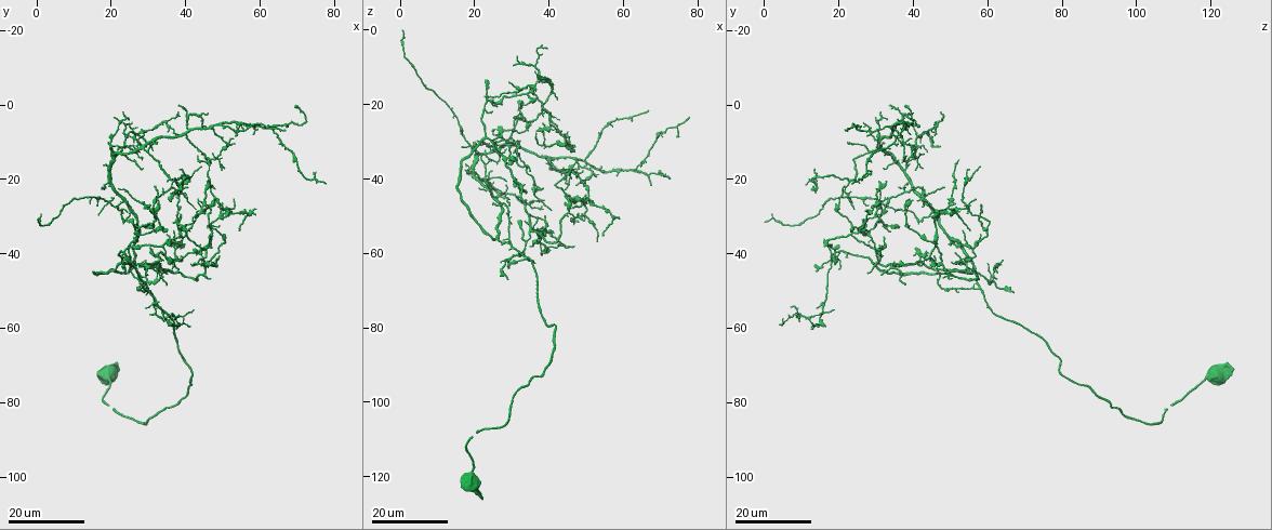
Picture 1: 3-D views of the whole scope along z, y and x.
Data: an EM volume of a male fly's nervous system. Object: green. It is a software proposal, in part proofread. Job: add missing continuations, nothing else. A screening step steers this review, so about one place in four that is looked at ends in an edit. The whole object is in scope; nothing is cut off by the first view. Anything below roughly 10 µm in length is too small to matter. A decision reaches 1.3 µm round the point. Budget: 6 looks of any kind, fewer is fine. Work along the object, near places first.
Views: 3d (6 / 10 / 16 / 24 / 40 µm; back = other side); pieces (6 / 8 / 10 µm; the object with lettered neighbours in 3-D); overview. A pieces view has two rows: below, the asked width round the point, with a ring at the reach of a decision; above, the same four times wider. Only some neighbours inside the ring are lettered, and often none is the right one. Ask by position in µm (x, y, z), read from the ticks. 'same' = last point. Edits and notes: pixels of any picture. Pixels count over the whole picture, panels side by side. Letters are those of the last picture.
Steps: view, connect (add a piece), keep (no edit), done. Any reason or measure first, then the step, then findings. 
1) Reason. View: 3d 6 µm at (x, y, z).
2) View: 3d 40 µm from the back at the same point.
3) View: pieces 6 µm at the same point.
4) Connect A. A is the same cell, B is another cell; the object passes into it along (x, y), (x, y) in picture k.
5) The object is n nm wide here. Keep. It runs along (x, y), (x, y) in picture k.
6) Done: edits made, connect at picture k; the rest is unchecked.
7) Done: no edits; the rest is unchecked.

An open end. View: 3d 16 µm at (26.5, 34.0, 26.5).

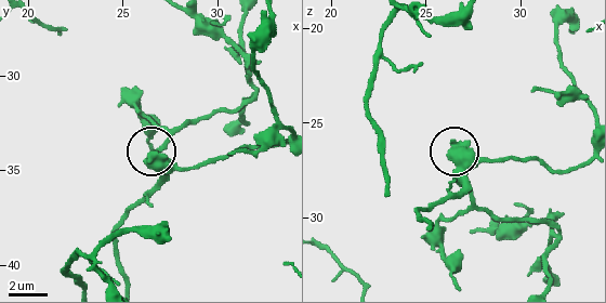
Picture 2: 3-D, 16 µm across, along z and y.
View: pieces 10 µm at (26.5, 34.3, 26.0).

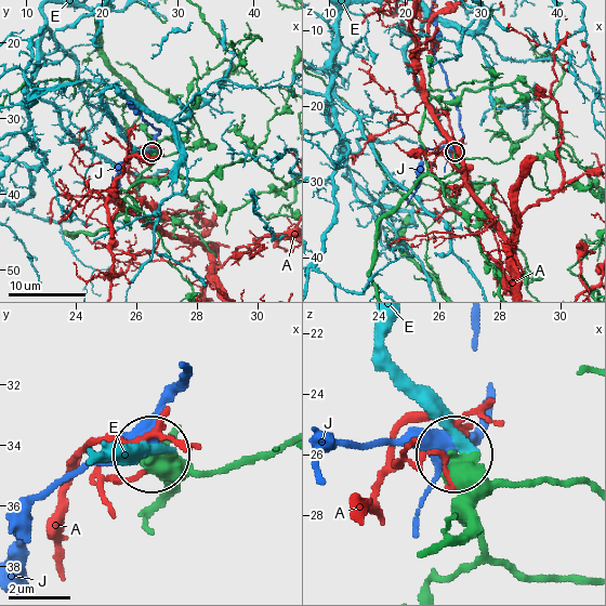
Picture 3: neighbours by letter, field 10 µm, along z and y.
The object is 470 nm wide here. Keep. A, E and J are other cells; no lettered piece goes on from it.

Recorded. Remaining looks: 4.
An open end. View: 3d 16 µm at (28.5, 17.5, 32.5).

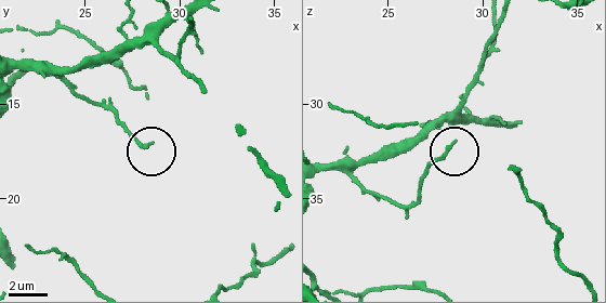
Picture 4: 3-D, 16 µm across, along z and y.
See the neighbours. View: pieces 10 µm at (28.4, 17.2, 32.2).

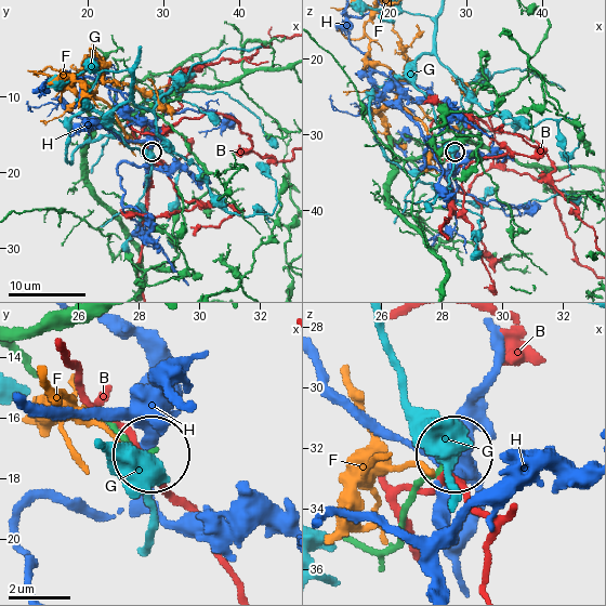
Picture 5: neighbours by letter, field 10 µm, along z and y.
The object is 170 nm wide here. Keep. B, F, G and H are other cells; no lettered piece goes on from it.

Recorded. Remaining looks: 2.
Free end. View: 3d 16 µm at (68.0, 5.0, 41.5).

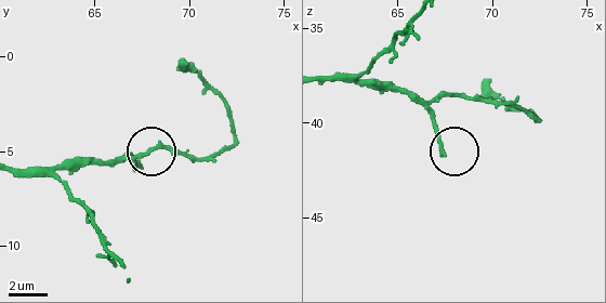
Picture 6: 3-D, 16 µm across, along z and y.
View: pieces 8 µm at (67.4, 5.8, 41.5).

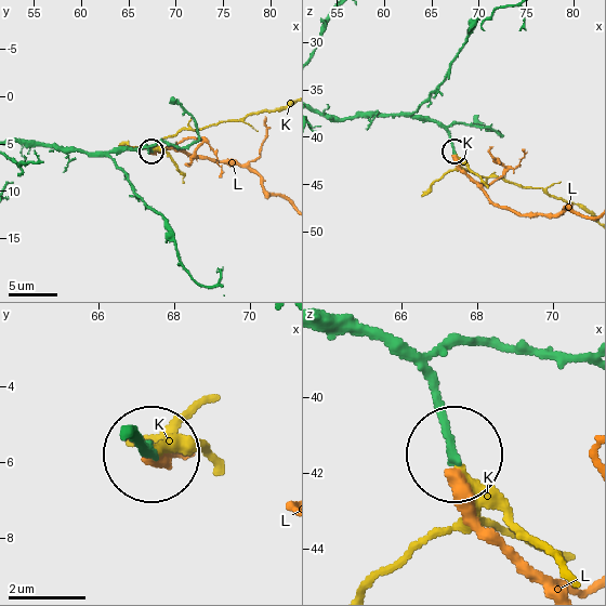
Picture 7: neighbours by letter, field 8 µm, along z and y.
The object is 250 nm wide here. Connect K. K is the same cell, L is another cell; the object passes into it along (128, 438), (153, 448), (192, 416) in picture 7; the neuron continues.

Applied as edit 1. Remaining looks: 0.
Done: edits made, connect at picture 7; the rest is unchecked.

